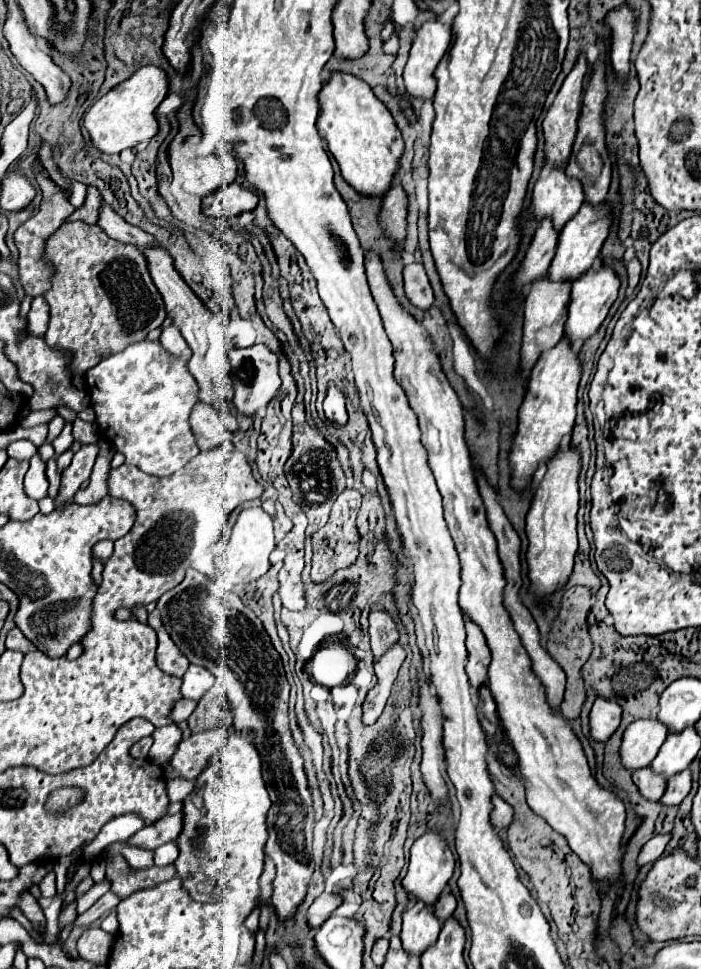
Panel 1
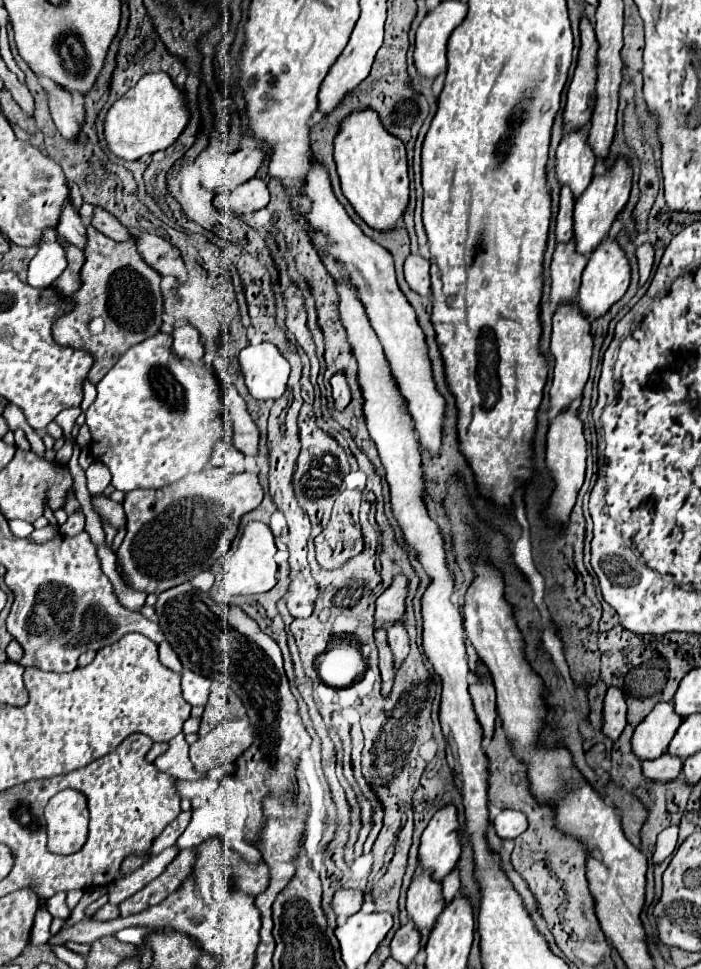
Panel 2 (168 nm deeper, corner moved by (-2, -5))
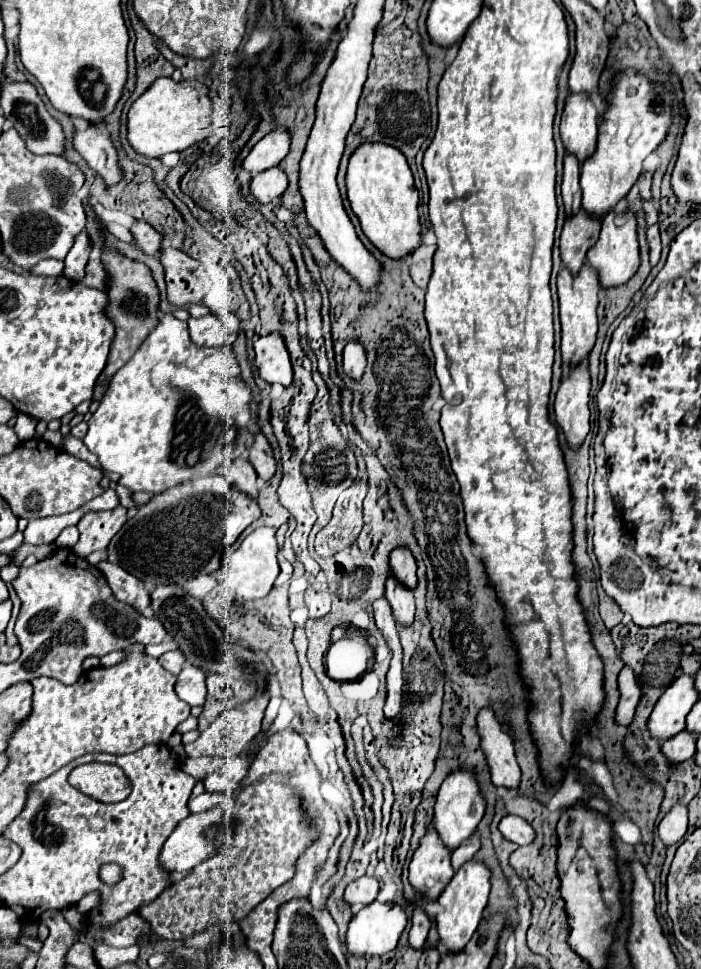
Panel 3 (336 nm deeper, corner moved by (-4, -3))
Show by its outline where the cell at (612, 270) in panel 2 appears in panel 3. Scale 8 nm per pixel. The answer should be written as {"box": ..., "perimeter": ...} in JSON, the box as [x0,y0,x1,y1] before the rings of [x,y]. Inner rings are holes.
{"box":[587,210,639,288],"perimeter":[[[629,210],[621,216],[615,212],[609,212],[605,216],[599,240],[587,252],[587,262],[589,262],[589,266],[593,266],[597,270],[601,288],[621,286],[623,282],[629,282],[629,278],[633,278],[633,274],[637,272],[637,268],[639,268],[639,244],[637,244],[635,228],[637,228],[635,214]]]}

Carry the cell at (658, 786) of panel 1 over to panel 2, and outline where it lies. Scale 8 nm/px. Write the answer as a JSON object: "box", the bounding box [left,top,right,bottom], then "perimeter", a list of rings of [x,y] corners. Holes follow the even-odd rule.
{"box":[643,752,683,784],"perimeter":[[[665,752],[655,760],[643,760],[643,774],[647,776],[647,780],[663,784],[675,780],[681,774],[681,768],[683,768],[683,758],[673,756],[669,752]]]}

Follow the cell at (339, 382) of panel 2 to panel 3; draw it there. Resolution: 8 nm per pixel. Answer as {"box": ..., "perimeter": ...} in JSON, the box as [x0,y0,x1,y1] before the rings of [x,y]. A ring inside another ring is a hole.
{"box":[343,342,365,382],"perimeter":[[[349,342],[343,350],[343,370],[349,378],[353,378],[355,382],[361,380],[365,368],[365,350],[359,342]]]}

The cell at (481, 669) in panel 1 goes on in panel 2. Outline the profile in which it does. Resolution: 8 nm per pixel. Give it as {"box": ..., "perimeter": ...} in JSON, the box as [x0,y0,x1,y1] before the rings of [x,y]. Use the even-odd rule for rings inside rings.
{"box":[469,664,497,738],"perimeter":[[[479,664],[479,672],[483,674],[483,678],[477,680],[477,684],[473,684],[469,688],[469,694],[471,694],[471,700],[473,700],[473,710],[477,714],[481,730],[483,730],[483,738],[493,738],[495,718],[497,718],[495,688],[493,688],[493,680],[487,674],[485,664]]]}

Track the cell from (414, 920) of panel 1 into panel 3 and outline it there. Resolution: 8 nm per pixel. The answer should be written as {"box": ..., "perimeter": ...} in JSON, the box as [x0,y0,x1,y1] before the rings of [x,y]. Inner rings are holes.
{"box":[409,830,453,900],"perimeter":[[[429,830],[421,838],[421,846],[413,854],[409,864],[409,882],[417,894],[427,900],[437,900],[449,880],[453,878],[451,852],[443,846],[435,830]]]}

